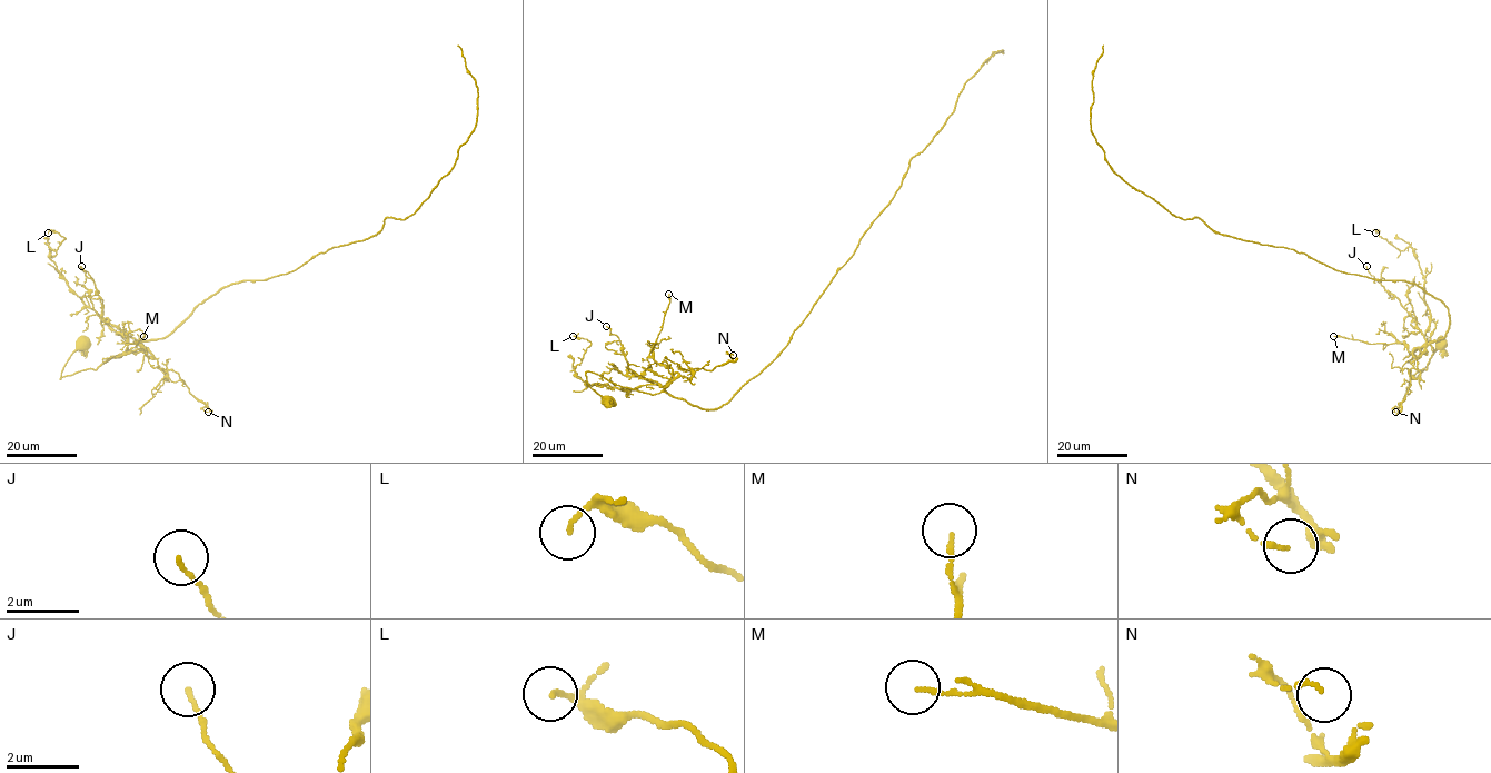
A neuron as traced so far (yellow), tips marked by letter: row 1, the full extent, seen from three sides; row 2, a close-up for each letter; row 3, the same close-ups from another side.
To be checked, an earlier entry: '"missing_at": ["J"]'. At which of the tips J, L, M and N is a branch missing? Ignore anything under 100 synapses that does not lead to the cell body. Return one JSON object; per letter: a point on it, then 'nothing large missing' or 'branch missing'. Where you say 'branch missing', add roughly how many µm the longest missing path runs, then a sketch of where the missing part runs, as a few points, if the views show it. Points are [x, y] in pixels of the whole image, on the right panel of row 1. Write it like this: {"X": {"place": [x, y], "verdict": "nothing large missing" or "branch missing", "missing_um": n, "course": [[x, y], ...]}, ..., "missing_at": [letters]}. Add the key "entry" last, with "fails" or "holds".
{"J": {"place": [1367, 266], "verdict": "nothing large missing"}, "L": {"place": [1375, 233], "verdict": "nothing large missing"}, "M": {"place": [1333, 336], "verdict": "nothing large missing"}, "N": {"place": [1395, 412], "verdict": "nothing large missing"}, "missing_at": [], "entry": "fails"}

